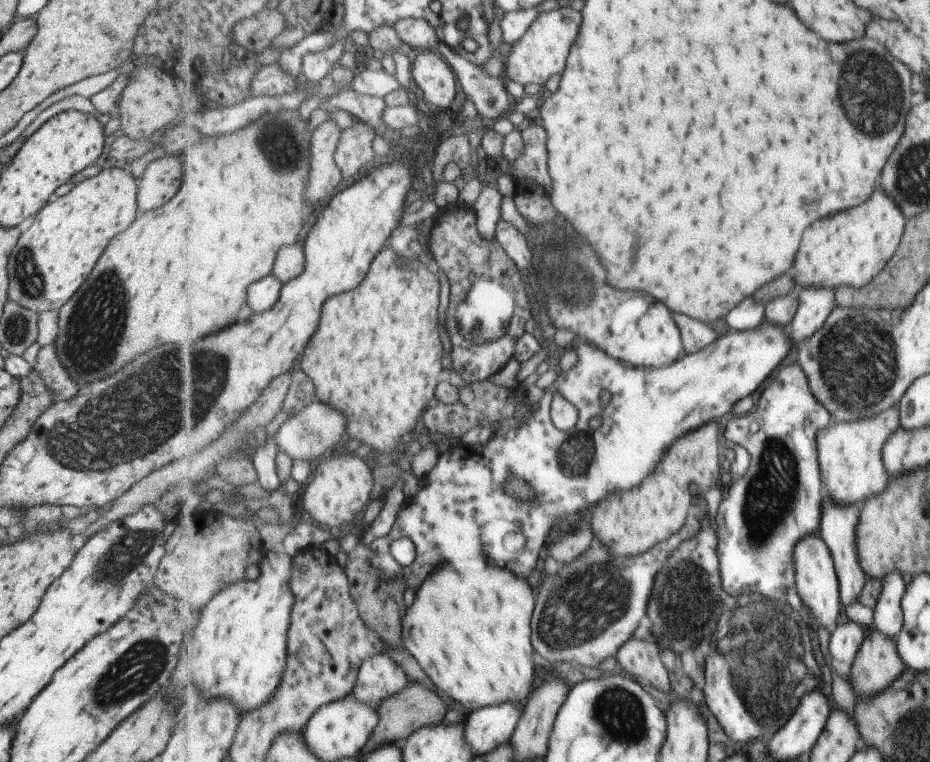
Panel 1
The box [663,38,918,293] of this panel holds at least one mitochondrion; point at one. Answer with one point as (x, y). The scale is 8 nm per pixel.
(878, 94)

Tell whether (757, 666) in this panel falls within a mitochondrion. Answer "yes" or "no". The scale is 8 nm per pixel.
yes

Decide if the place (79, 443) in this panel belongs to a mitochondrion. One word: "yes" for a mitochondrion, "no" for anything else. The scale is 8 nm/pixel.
yes

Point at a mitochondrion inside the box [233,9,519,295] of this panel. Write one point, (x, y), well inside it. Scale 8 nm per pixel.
(285, 151)

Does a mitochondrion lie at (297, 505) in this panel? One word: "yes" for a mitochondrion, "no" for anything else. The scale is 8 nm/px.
no

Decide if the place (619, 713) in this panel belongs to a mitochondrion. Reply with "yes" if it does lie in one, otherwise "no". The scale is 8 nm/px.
yes

